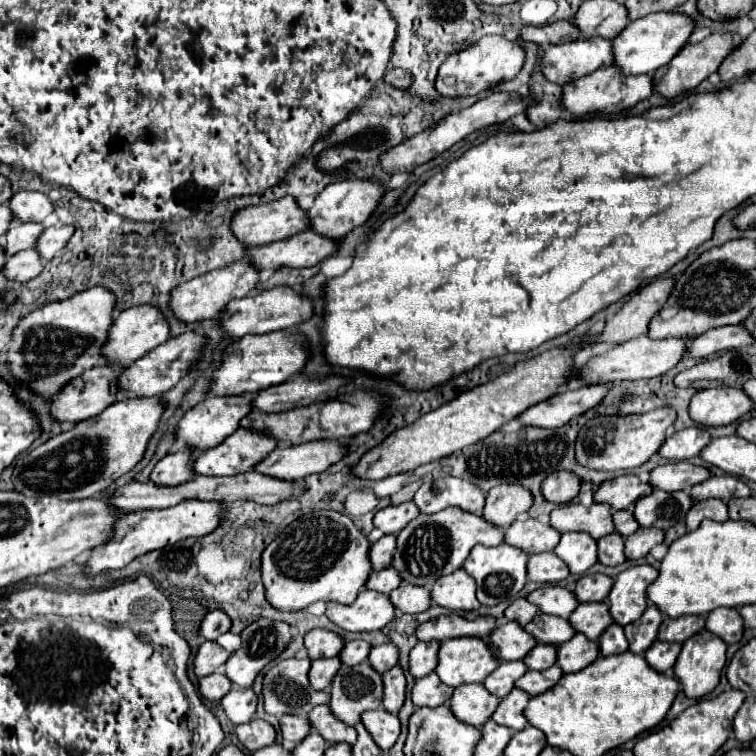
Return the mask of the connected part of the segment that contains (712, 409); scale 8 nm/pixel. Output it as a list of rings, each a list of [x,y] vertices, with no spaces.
[[[720,386],[698,390],[690,402],[690,416],[704,426],[722,426],[746,416],[752,408],[752,398],[744,388]]]

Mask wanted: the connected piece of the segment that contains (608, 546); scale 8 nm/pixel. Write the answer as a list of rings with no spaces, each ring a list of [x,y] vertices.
[[[612,532],[604,538],[600,538],[598,540],[598,560],[604,566],[618,566],[618,564],[626,562],[624,536],[620,536],[618,532]]]

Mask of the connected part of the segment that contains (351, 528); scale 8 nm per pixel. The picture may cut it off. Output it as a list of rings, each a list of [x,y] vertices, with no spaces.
[[[318,510],[300,516],[290,526],[284,528],[284,532],[272,542],[264,554],[262,554],[262,580],[266,586],[268,602],[276,606],[278,610],[302,610],[310,606],[312,602],[324,600],[324,602],[340,602],[350,604],[356,600],[358,592],[366,586],[368,576],[372,572],[370,562],[370,540],[366,534],[350,520],[350,516],[340,514],[336,510]]]

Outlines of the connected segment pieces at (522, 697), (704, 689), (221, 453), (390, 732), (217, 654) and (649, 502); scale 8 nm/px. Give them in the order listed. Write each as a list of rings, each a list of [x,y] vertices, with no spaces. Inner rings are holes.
[[[514,688],[506,698],[502,698],[496,712],[492,714],[492,720],[502,726],[508,726],[514,732],[522,730],[528,724],[528,720],[524,716],[524,706],[528,704],[528,698],[530,696],[524,694],[524,690]]]
[[[700,630],[684,642],[674,664],[674,674],[688,698],[702,700],[718,686],[724,664],[726,642],[708,630]]]
[[[238,428],[222,444],[200,452],[194,462],[194,470],[204,476],[244,474],[256,468],[276,446],[276,438],[268,438],[262,430]]]
[[[376,708],[362,714],[362,724],[382,750],[390,750],[400,736],[400,720],[396,714]]]
[[[202,642],[198,652],[196,652],[196,660],[194,660],[194,672],[196,676],[208,676],[212,672],[222,670],[224,662],[230,658],[230,652],[226,652],[222,646],[216,646],[216,642]]]
[[[654,490],[636,502],[634,516],[640,526],[656,526],[668,530],[676,522],[684,522],[694,500],[686,492],[662,492]]]

